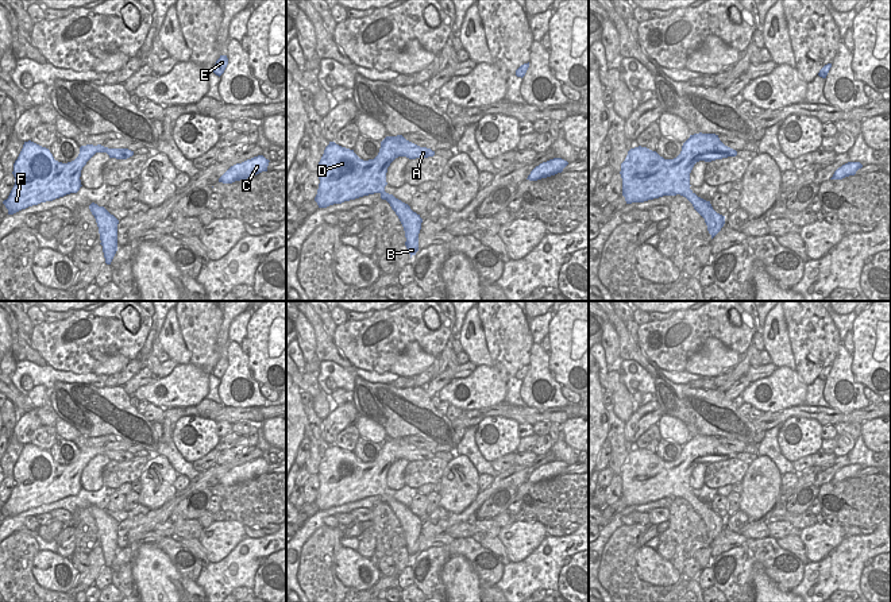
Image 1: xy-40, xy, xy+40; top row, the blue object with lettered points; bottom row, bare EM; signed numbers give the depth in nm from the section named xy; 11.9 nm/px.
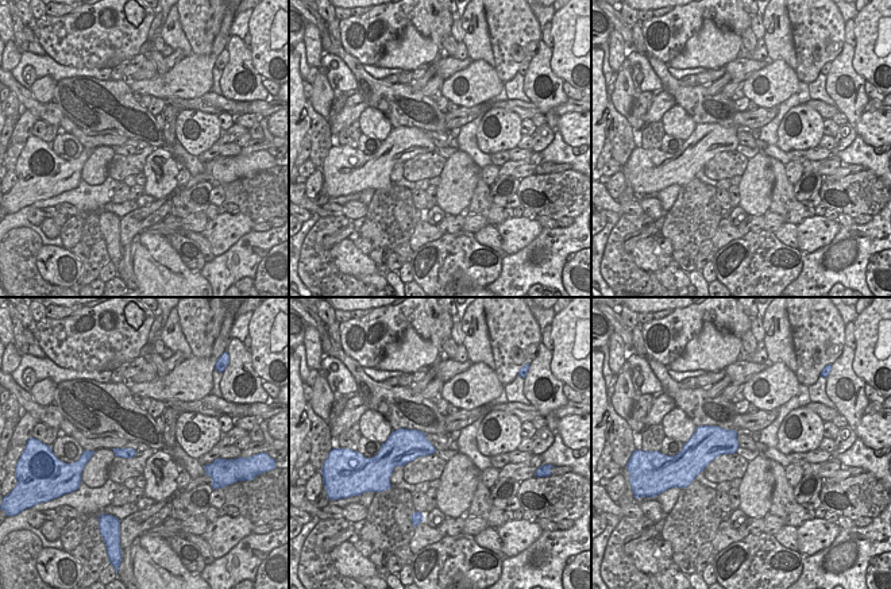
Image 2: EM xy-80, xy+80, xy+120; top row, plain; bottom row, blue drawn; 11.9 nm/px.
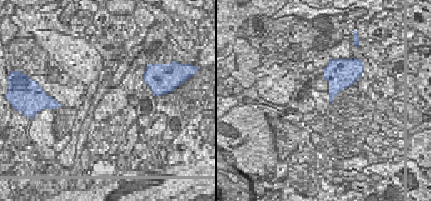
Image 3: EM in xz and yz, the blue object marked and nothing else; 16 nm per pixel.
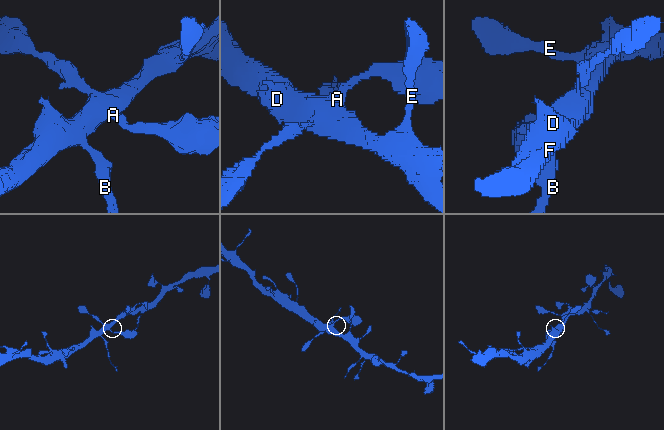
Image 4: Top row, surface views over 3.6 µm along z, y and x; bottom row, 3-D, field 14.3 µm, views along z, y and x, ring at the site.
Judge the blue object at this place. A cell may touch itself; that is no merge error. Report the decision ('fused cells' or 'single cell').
fused cells

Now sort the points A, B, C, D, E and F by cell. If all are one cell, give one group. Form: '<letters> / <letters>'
A C D E F / B

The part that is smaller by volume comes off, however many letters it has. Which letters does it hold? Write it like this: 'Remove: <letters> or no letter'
Remove: B

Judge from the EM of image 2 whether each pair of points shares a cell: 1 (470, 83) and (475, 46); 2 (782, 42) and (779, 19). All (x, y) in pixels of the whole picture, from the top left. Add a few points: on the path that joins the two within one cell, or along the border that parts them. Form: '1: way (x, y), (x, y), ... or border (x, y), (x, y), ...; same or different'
1: border (473, 60), (485, 60), (493, 68); different
2: way (779, 37), (779, 24); same

